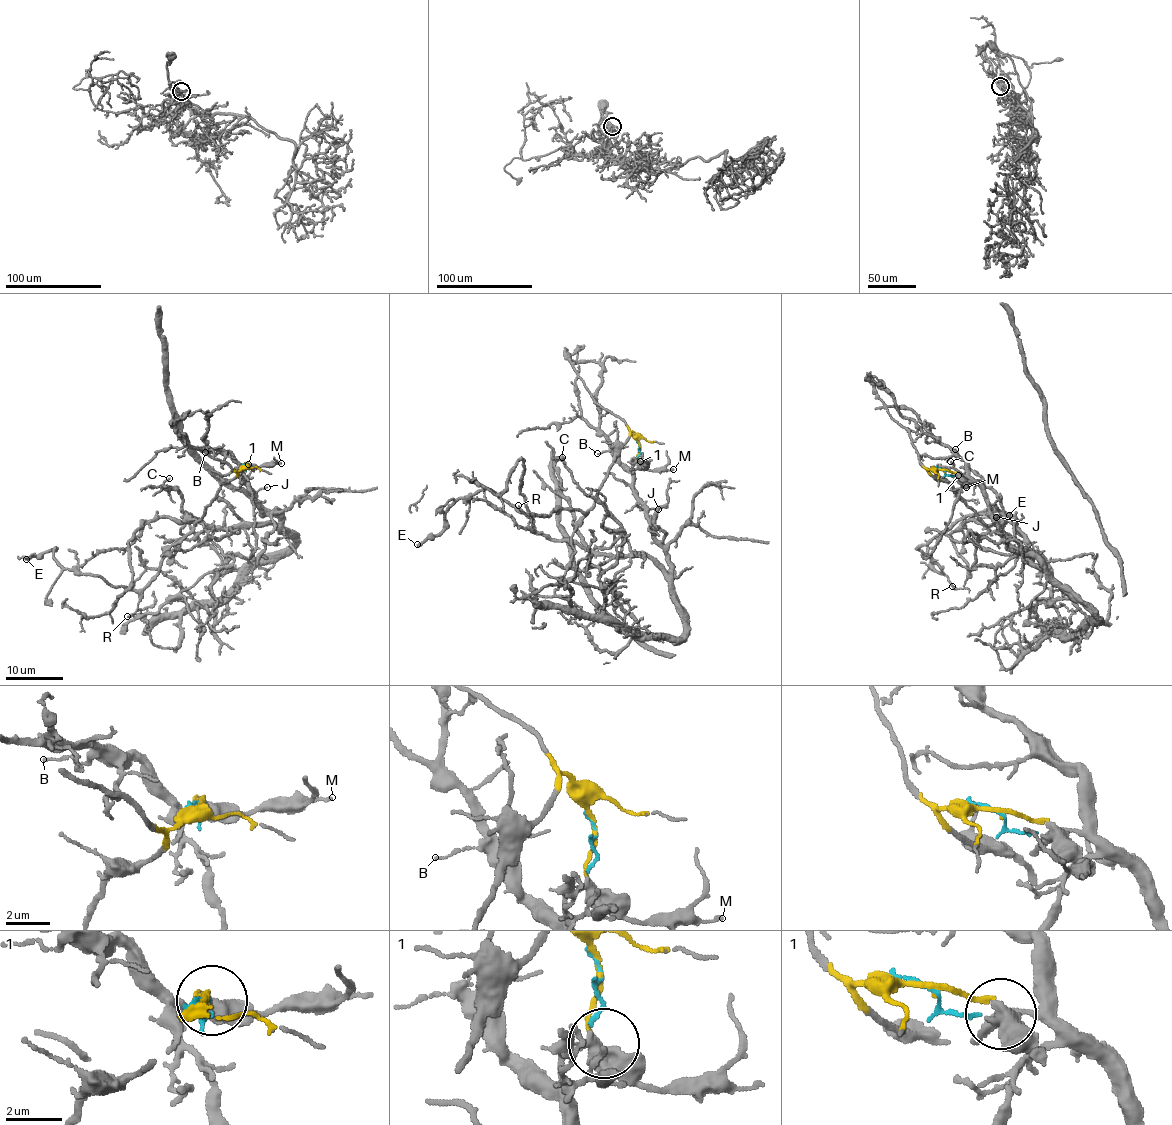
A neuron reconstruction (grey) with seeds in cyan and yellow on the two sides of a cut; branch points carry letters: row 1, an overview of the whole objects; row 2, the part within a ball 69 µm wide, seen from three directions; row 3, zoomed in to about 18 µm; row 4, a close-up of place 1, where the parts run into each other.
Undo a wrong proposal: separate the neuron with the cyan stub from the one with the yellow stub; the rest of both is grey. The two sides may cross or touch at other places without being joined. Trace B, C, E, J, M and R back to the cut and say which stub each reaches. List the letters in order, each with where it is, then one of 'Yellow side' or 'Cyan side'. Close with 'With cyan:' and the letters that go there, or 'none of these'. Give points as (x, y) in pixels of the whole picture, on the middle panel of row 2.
B: Place: (597, 453). Cyan side
C: Place: (562, 457). Cyan side
E: Place: (417, 544). Yellow side
J: Place: (658, 509). Cyan side
M: Place: (673, 469). Yellow side
R: Place: (518, 505). Yellow side
With cyan: B, C, J

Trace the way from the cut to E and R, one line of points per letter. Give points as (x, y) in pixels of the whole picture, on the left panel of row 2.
E: (245, 465), (220, 484), (203, 517), (171, 547), (160, 571), (141, 590), (70, 570), (53, 549), (26, 558)
R: (245, 465), (236, 476), (220, 484), (203, 517), (168, 549), (158, 575), (142, 592), (133, 614), (128, 617)

